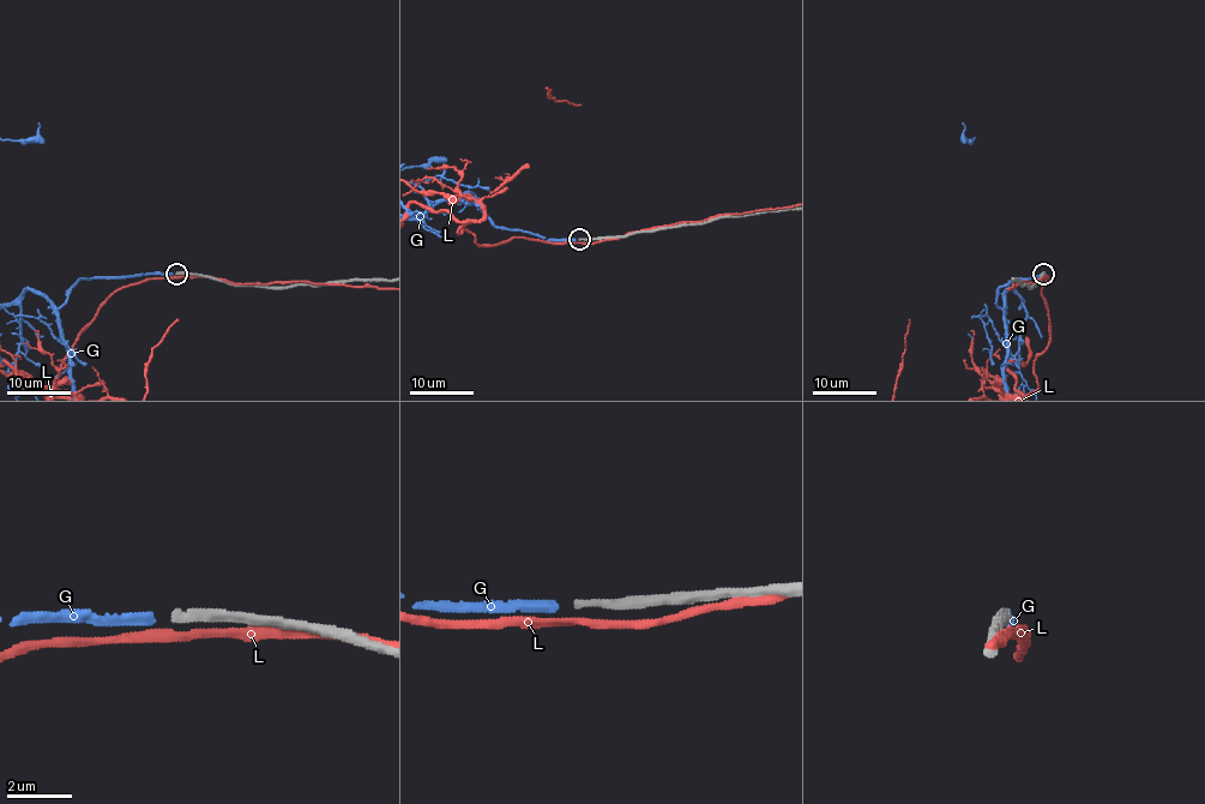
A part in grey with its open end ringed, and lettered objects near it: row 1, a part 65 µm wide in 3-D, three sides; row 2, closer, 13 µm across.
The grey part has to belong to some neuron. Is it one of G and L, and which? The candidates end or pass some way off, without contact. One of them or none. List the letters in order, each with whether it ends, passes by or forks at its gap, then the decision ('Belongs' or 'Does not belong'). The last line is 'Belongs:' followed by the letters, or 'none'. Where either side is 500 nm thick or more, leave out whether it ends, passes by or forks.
G: It ends there. Belongs
L: It passes by. Does not belong
Belongs: G

